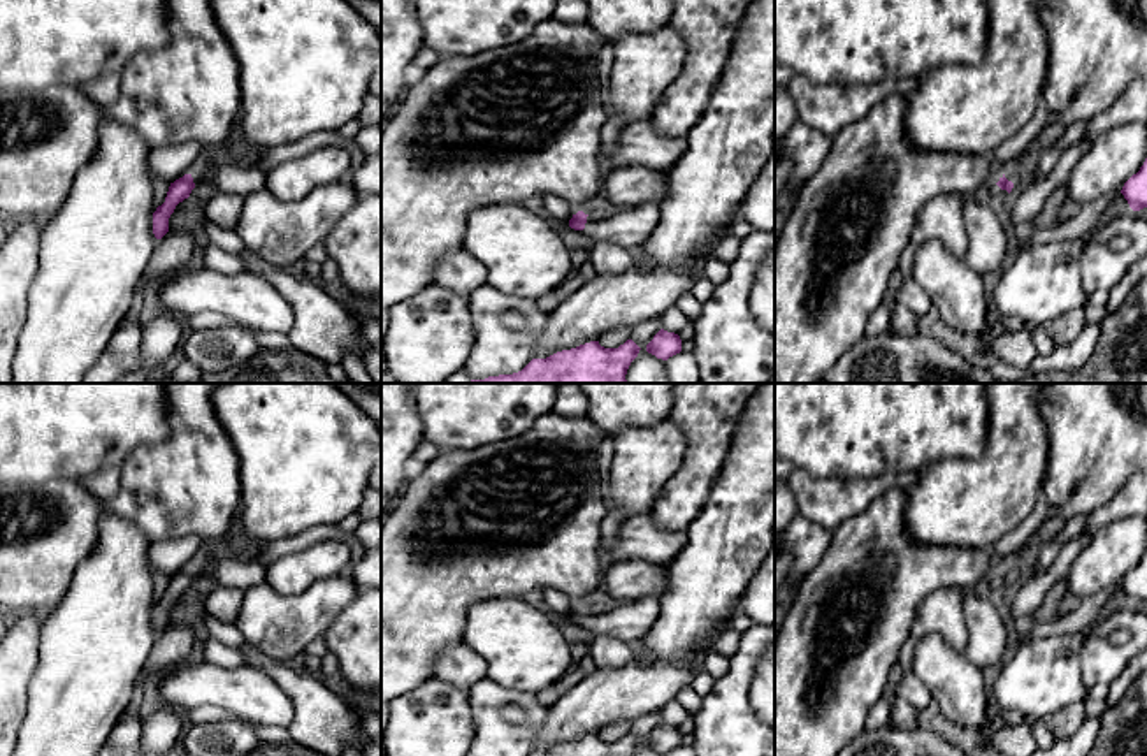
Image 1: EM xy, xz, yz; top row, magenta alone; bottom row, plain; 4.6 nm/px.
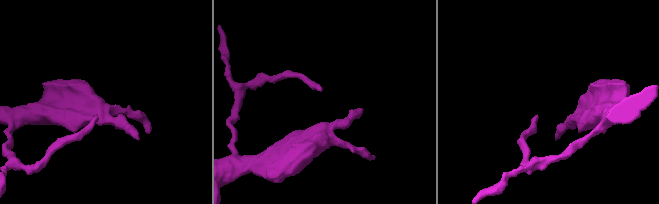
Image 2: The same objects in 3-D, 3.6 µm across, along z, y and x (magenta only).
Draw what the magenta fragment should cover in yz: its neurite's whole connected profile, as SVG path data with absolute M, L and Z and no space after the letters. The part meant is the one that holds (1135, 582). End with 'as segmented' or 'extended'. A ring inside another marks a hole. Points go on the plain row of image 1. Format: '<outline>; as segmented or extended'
M1147 552L1140 564L1124 577L1121 587L1133 605L1147 601Z; as segmented

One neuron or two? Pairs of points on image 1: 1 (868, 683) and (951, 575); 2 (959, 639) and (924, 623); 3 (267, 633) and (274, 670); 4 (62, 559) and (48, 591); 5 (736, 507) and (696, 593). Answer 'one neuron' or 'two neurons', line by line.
1: one neuron
2: one neuron
3: two neurons
4: one neuron
5: one neuron

